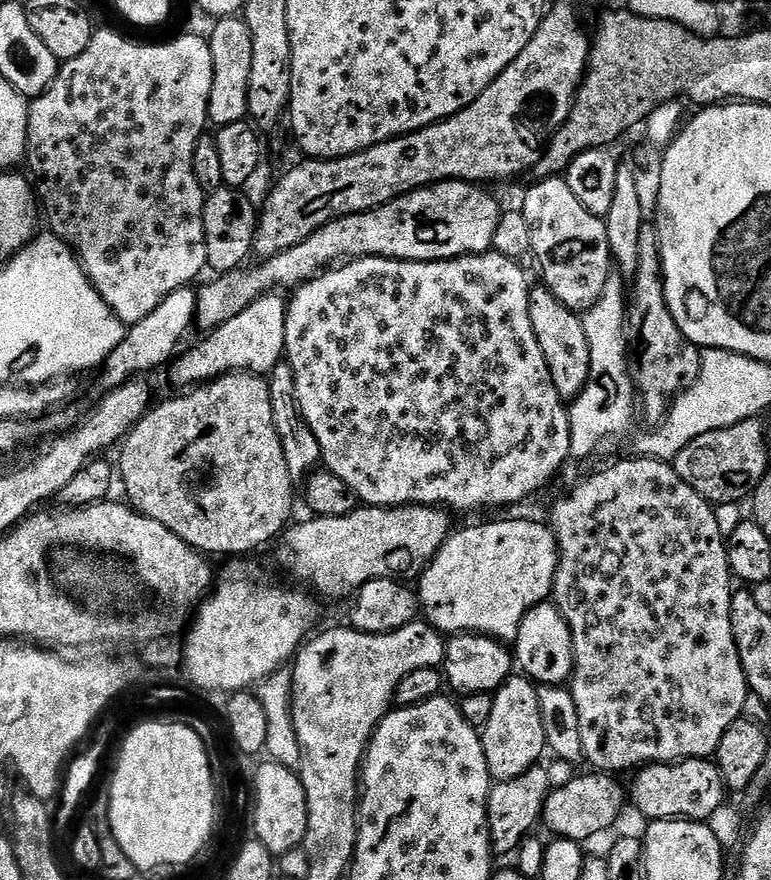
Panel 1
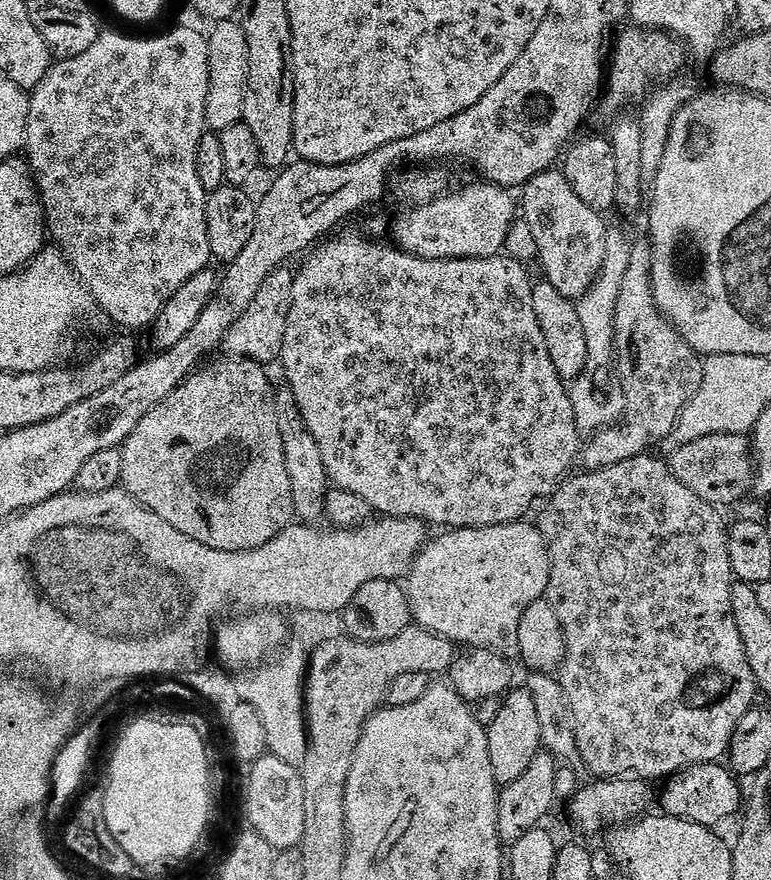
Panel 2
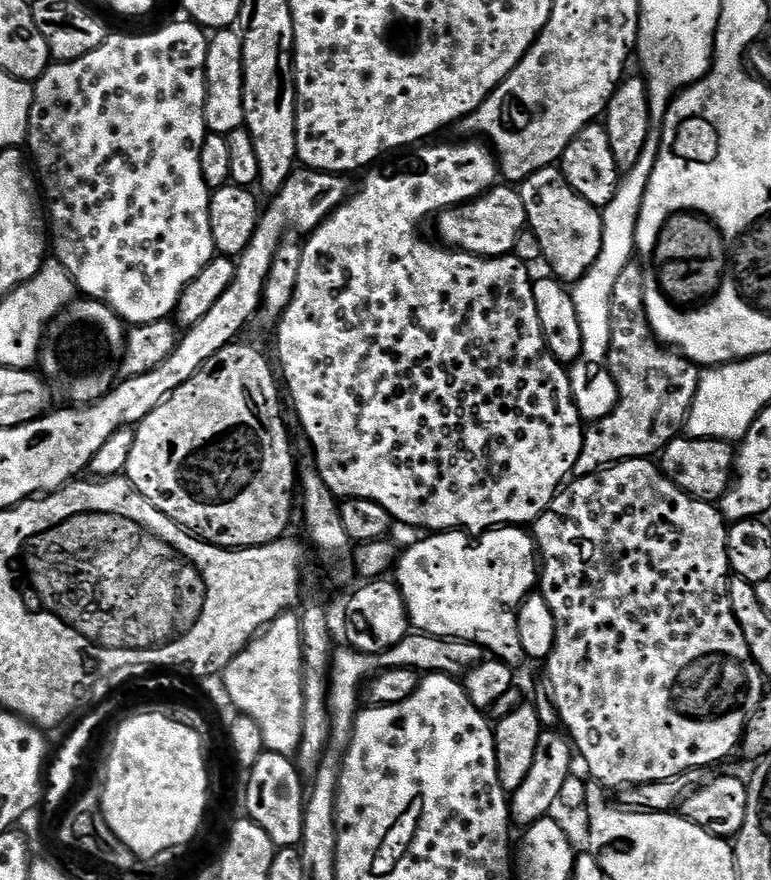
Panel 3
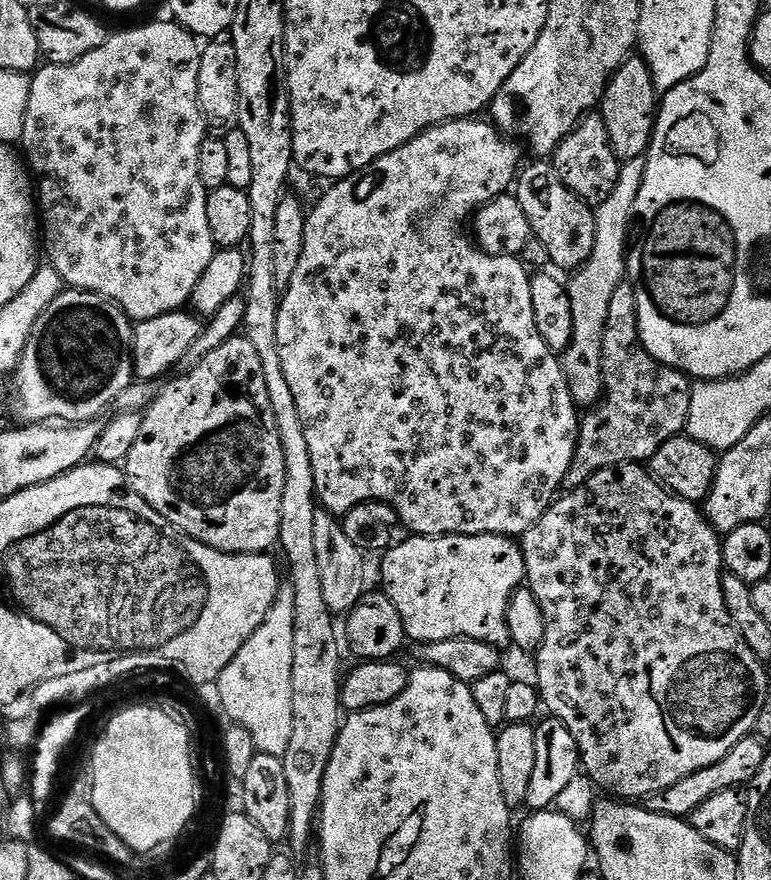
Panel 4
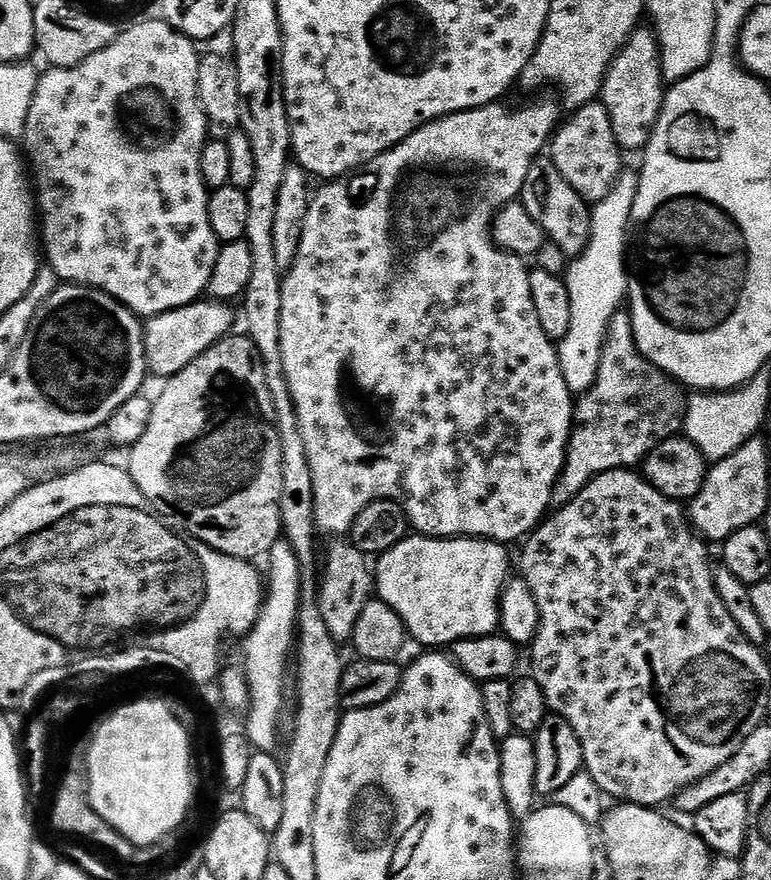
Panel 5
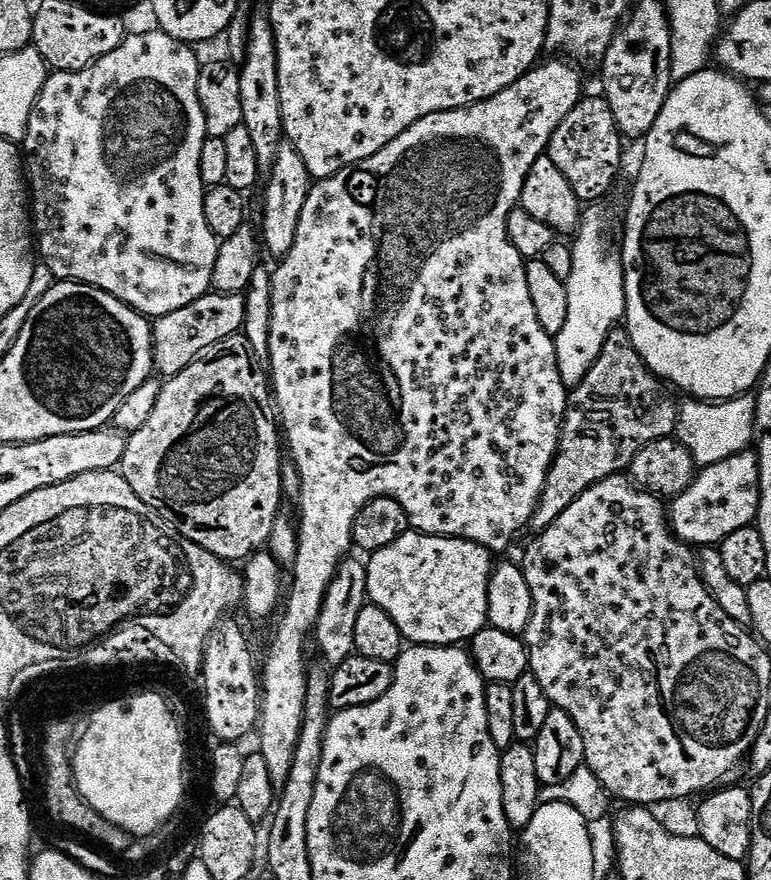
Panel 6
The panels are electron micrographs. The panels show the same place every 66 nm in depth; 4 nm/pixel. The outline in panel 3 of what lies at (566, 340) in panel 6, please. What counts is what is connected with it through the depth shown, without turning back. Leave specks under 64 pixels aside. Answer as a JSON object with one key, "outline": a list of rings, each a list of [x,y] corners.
{"outline":[[[659,135],[648,136],[646,146],[642,146],[642,154],[638,154],[638,162],[634,162],[634,166],[630,166],[630,170],[623,173],[613,200],[602,208],[602,250],[594,266],[590,266],[587,274],[575,281],[571,289],[574,310],[578,314],[578,326],[582,326],[582,354],[579,360],[570,365],[568,377],[572,383],[574,402],[580,411],[580,418],[585,422],[606,418],[616,405],[614,378],[606,367],[610,342],[610,294],[614,294],[614,282],[618,282],[618,274],[622,274],[622,270],[626,270],[626,266],[633,263],[632,251],[638,243],[636,219],[640,213],[642,198],[646,198],[650,174],[654,174],[659,153]]]}

